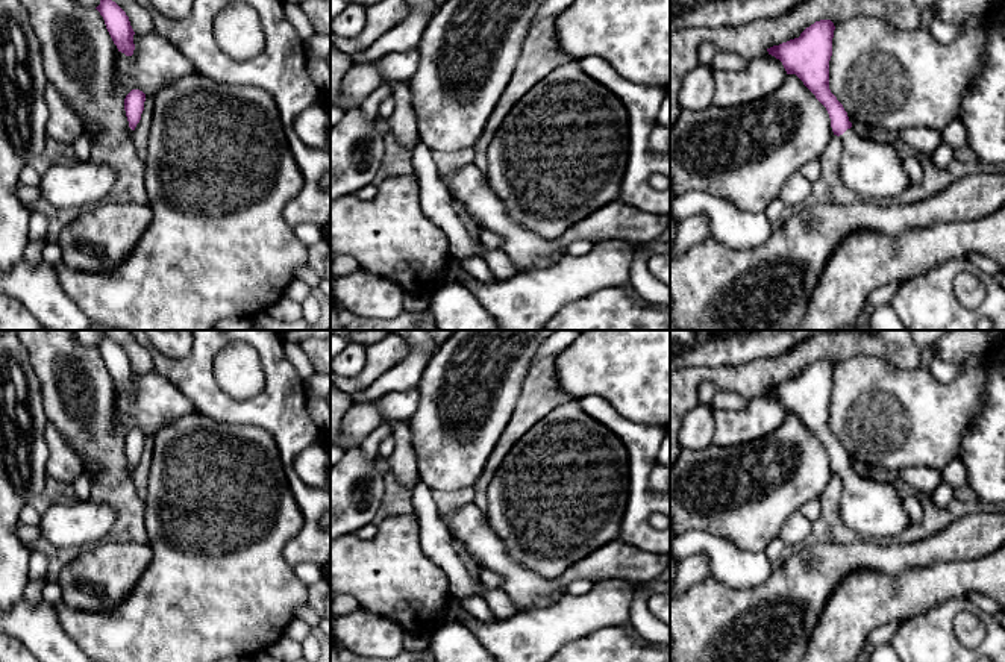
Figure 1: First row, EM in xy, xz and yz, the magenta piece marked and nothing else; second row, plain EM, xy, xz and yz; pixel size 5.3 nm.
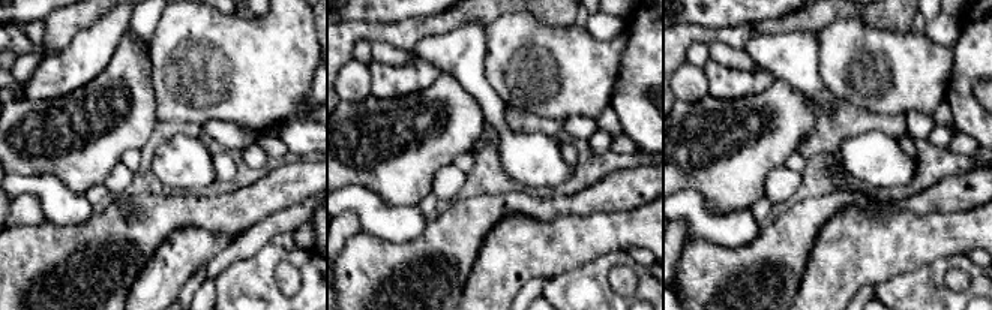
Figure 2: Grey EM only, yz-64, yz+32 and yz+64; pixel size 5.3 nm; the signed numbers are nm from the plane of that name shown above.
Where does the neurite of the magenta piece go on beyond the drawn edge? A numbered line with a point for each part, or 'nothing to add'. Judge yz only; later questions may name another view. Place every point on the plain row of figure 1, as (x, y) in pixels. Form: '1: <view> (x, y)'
1: yz (873, 509)

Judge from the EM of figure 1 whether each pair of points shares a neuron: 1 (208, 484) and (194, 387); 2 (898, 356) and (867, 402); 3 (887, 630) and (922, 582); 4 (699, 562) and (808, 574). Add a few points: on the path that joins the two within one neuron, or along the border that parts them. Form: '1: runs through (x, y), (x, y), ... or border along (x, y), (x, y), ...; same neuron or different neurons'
1: border along (196, 411), (231, 424); different neurons
2: border along (858, 355), (875, 355), (899, 368), (919, 367); different neurons
3: border along (899, 621), (878, 626), (864, 644); different neurons
4: border along (708, 574), (685, 591); different neurons

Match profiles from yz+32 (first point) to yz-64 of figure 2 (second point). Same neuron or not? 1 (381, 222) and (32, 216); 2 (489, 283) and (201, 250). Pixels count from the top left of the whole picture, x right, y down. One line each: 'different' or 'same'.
1: different
2: same

